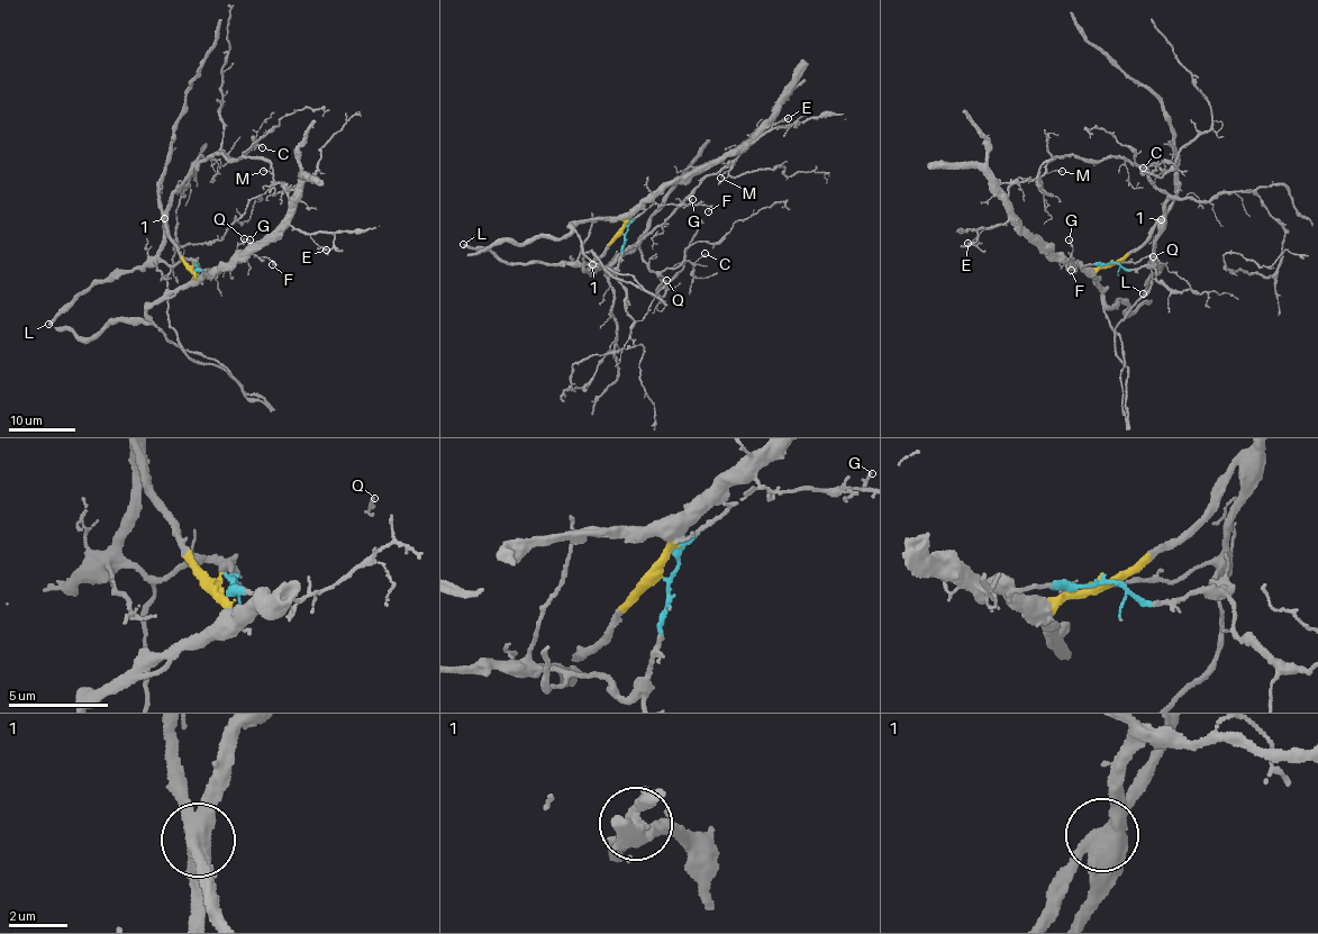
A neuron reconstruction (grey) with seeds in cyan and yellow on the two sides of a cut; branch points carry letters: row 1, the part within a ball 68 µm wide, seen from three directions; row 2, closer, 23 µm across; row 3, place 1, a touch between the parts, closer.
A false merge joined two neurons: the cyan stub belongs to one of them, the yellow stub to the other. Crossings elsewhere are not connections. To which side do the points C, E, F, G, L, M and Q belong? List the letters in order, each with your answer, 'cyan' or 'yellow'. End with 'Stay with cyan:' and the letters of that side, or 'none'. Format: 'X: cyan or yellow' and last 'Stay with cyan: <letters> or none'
C: cyan
E: yellow
F: yellow
G: yellow
L: cyan
M: cyan
Q: cyan
Stay with cyan: C, L, M, Q

